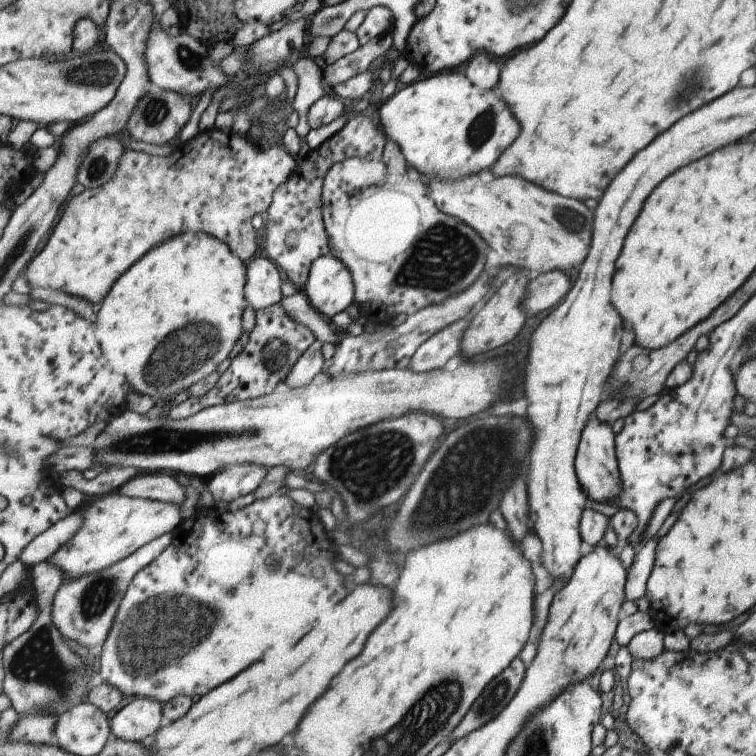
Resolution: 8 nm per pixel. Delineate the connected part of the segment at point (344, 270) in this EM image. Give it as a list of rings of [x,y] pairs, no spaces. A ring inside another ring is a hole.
[[[332,254],[315,260],[310,279],[302,289],[312,305],[329,318],[356,302],[351,271],[342,260]]]

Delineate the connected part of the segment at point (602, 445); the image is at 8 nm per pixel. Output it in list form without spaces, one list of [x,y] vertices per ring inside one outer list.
[[[595,415],[583,431],[576,469],[582,487],[591,501],[617,506],[620,492],[624,489],[624,480],[618,463],[617,434],[615,435],[610,424],[599,421]]]

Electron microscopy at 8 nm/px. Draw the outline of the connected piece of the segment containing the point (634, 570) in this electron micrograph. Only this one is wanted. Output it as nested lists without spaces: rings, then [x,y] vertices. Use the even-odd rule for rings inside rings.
[[[651,538],[649,542],[635,553],[633,562],[628,570],[629,576],[626,582],[627,601],[639,600],[639,598],[646,596],[648,582],[654,569],[659,541],[660,538],[657,540]]]

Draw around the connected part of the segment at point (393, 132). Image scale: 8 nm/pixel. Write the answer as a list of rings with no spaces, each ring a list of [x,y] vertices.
[[[462,70],[437,73],[430,78],[421,80],[420,82],[410,83],[386,100],[378,110],[378,118],[380,119],[380,123],[383,124],[384,131],[387,132],[388,138],[392,139],[393,142],[396,142],[401,147],[402,153],[405,155],[408,164],[416,169],[425,180],[436,179],[440,181],[456,181],[474,175],[475,173],[491,169],[494,164],[498,162],[499,158],[501,158],[501,154],[503,154],[503,152],[505,152],[505,150],[507,150],[507,148],[517,140],[517,134],[519,134],[519,124],[517,124],[517,120],[509,114],[505,102],[503,102],[501,98],[495,96],[495,90],[491,92],[483,92],[483,89],[476,87]]]

